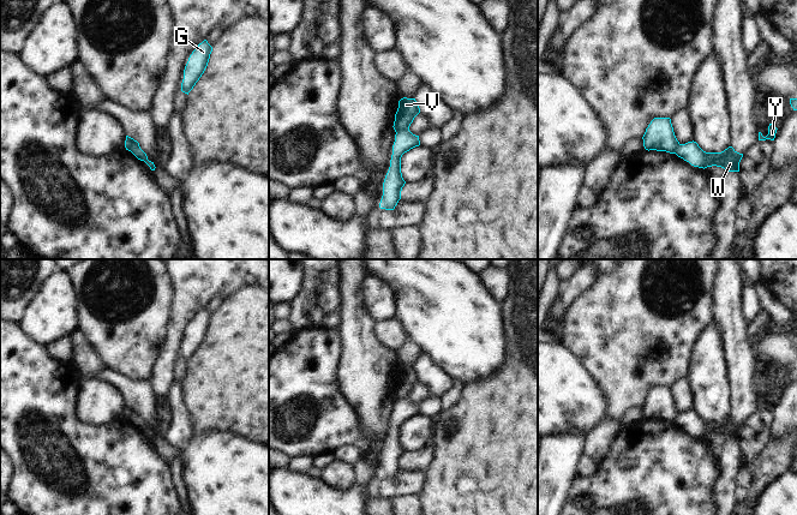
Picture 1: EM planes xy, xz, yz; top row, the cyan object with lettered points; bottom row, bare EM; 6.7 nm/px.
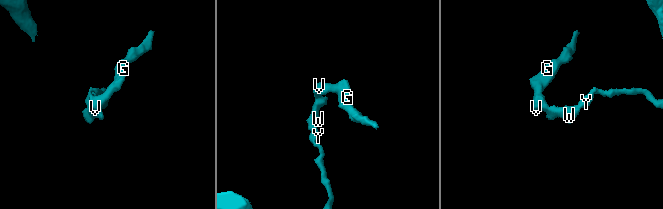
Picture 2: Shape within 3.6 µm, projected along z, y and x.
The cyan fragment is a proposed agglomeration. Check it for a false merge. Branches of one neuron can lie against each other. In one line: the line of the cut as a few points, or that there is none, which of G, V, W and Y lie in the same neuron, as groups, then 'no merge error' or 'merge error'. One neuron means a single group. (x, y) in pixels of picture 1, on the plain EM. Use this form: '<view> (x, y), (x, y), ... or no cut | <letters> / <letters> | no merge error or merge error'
xz (408, 397), (396, 402) | G V / W Y | merge error

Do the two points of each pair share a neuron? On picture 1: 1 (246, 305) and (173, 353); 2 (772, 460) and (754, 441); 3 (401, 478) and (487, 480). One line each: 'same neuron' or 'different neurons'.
1: different neurons
2: different neurons
3: different neurons

